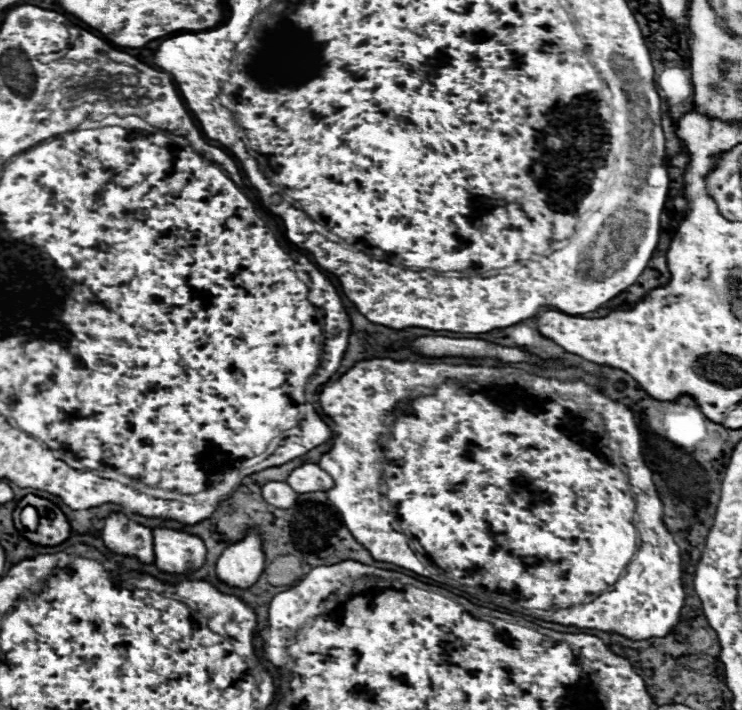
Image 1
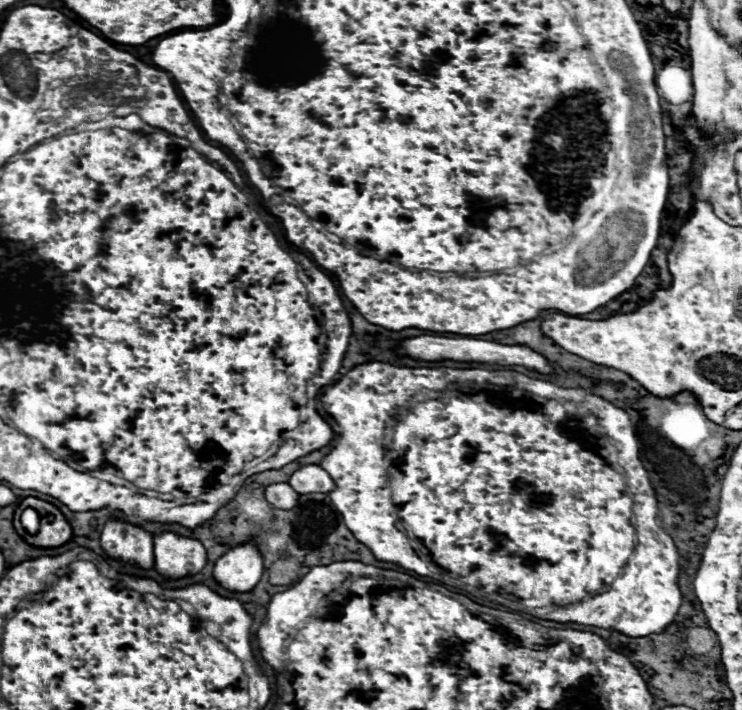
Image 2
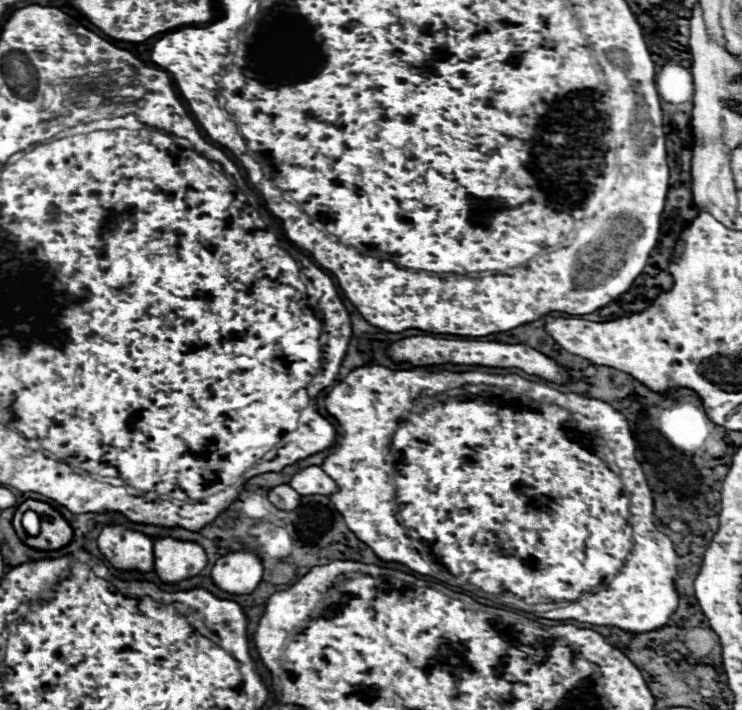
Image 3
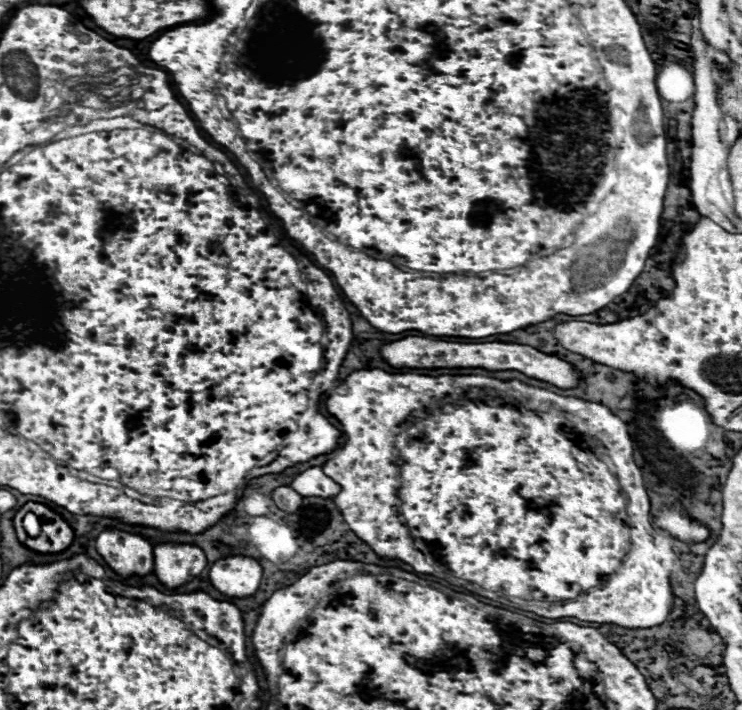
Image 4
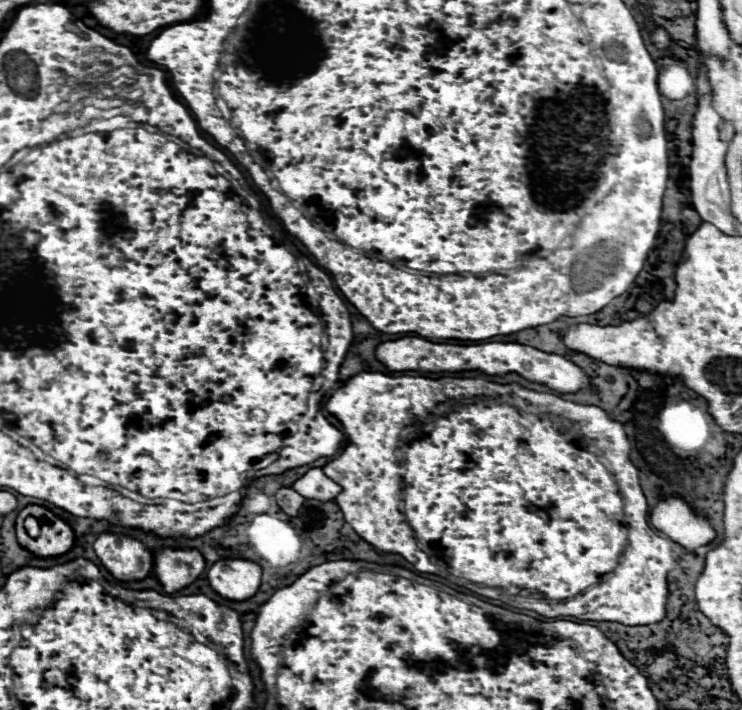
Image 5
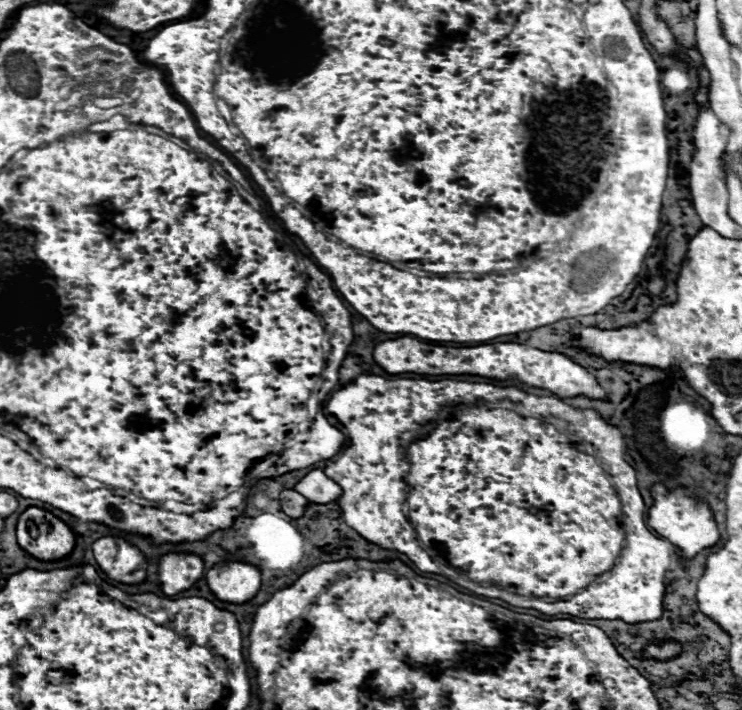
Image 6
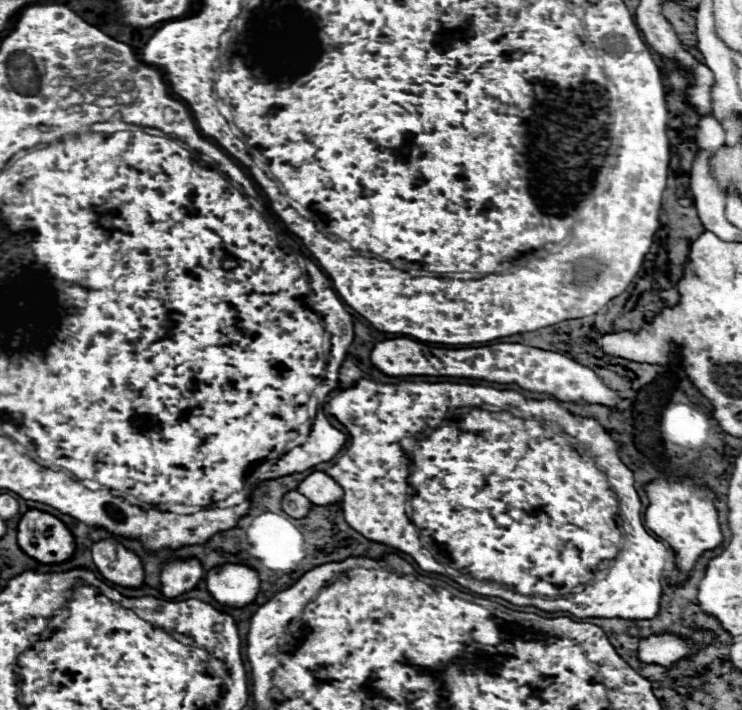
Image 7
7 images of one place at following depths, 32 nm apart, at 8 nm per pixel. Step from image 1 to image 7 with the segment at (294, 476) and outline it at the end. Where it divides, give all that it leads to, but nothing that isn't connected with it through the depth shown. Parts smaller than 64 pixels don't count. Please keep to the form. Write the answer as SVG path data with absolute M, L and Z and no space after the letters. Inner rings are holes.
M320 470L308 474L298 484L296 490L302 492L302 496L306 496L314 504L336 504L338 500L342 500L342 494L344 494L340 484Z

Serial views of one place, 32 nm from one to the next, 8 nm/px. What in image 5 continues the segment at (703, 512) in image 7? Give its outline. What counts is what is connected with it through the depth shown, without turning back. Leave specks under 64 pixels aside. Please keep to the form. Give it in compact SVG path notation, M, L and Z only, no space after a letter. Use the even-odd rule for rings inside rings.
M682 498L660 502L650 514L650 524L670 540L682 544L688 552L716 538L714 528L704 518L696 516Z

